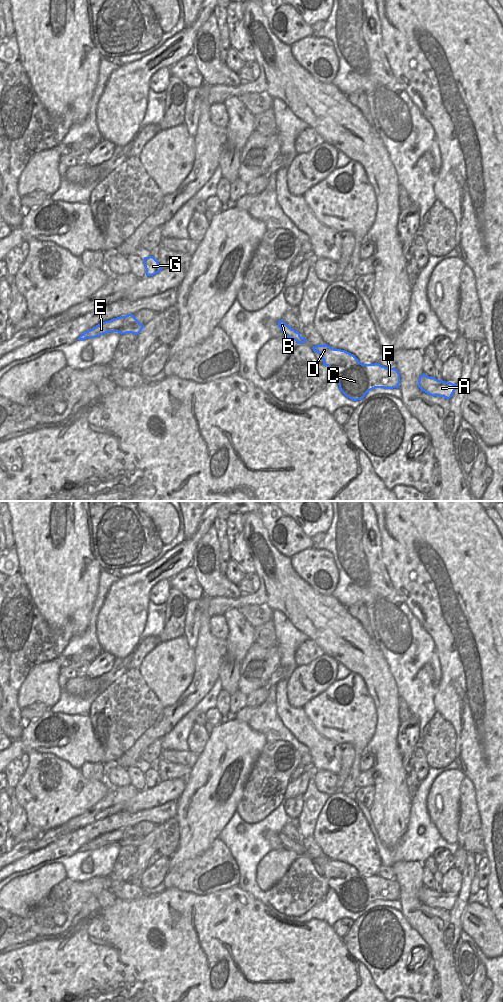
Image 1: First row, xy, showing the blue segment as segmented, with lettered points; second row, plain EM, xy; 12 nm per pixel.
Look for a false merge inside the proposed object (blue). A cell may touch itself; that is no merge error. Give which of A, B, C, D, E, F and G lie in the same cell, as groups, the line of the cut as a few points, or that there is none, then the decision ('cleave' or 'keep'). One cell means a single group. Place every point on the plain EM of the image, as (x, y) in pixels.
A C F G / B D E; cut in xy along (328, 879), (352, 877), (359, 878), (362, 881); cleave

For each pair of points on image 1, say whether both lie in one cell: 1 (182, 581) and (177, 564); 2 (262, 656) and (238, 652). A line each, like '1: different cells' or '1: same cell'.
1: different cells
2: different cells

